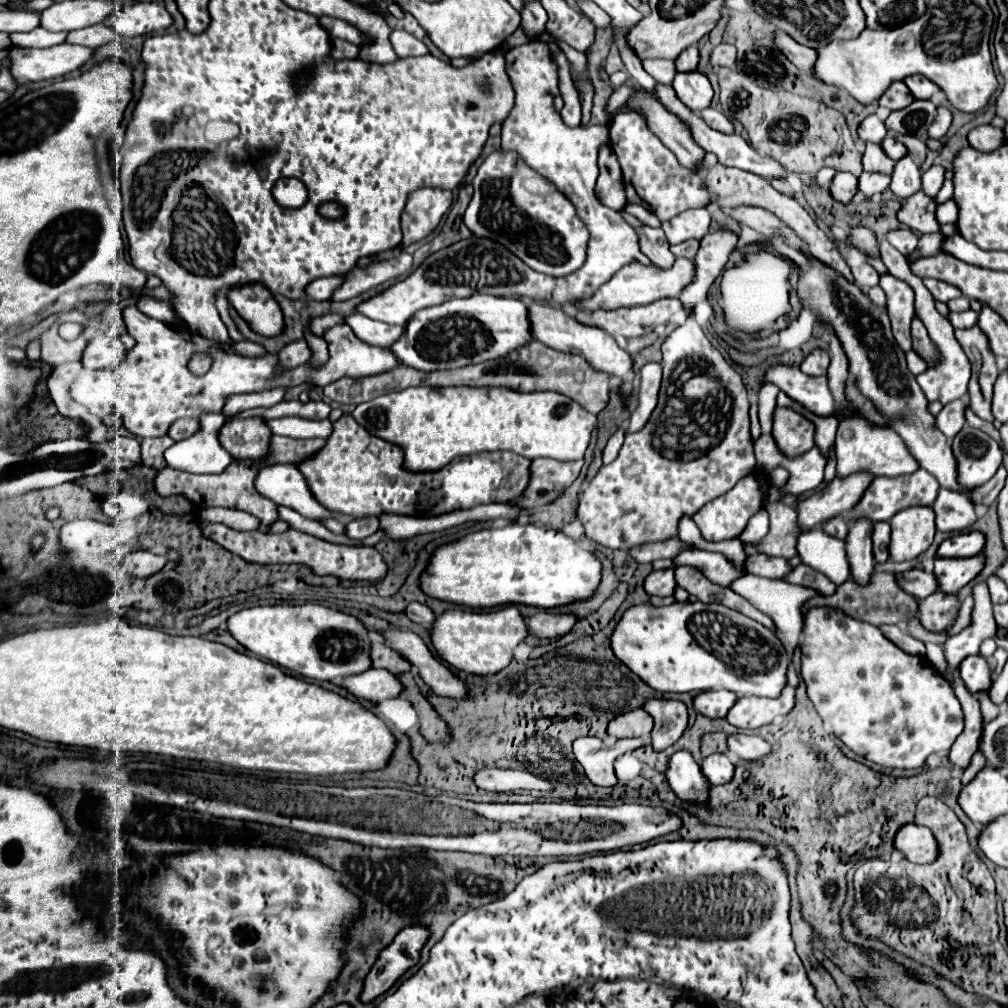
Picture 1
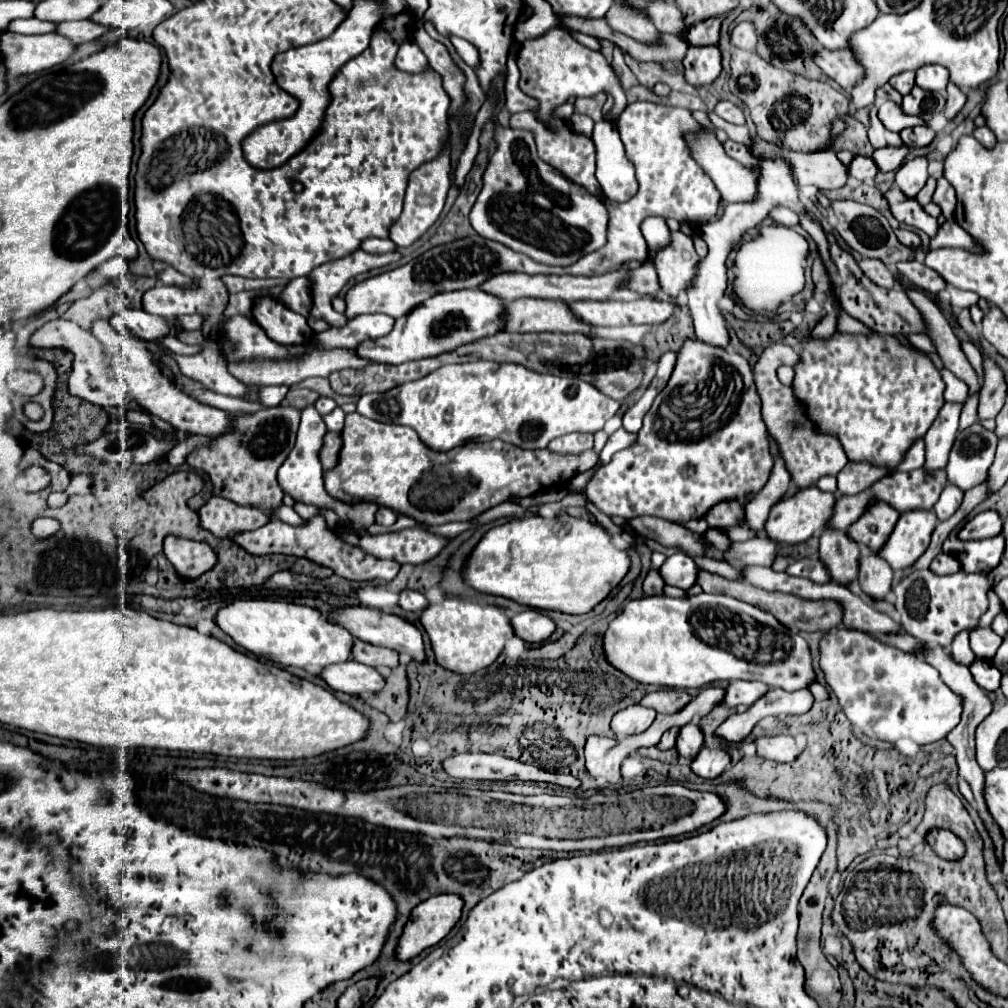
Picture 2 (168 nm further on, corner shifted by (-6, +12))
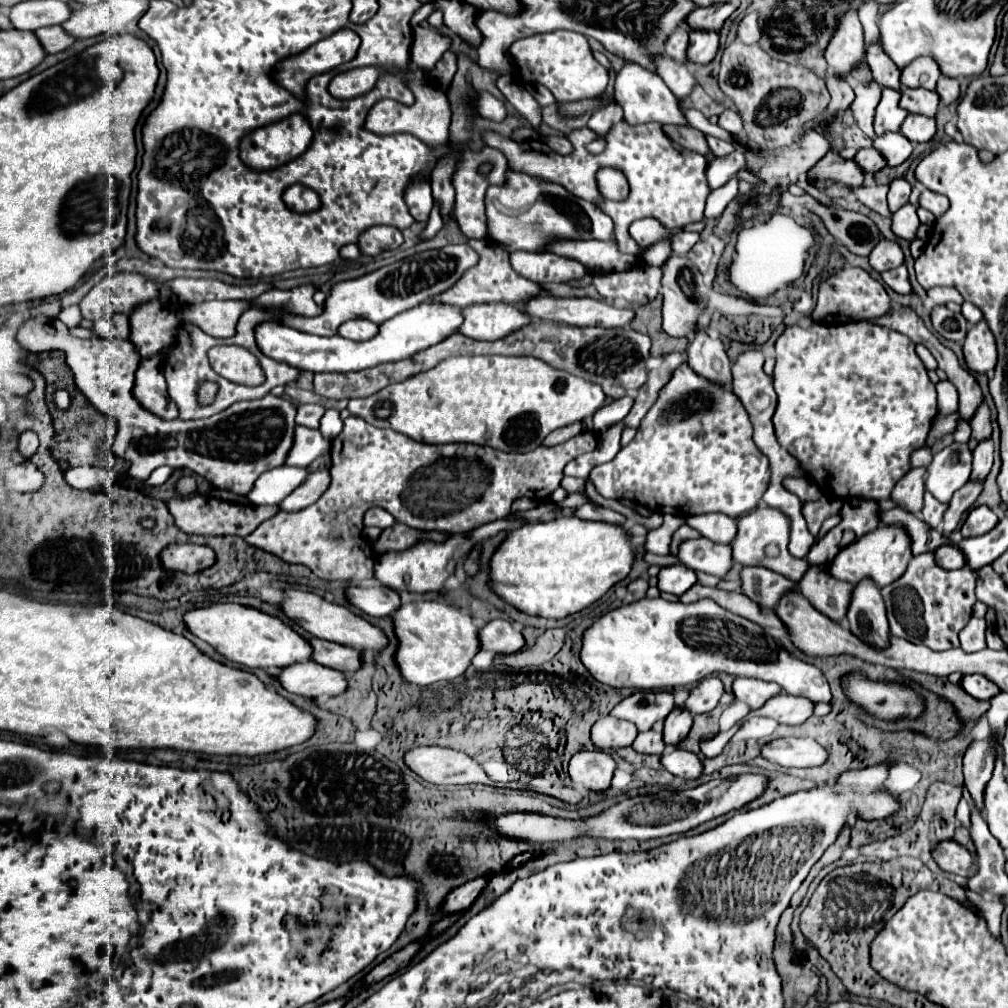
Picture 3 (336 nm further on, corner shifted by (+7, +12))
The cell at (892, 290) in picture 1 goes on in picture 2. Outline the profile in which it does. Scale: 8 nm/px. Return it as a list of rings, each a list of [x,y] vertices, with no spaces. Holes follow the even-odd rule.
[[[912,334],[912,336],[908,336],[908,340],[910,340],[916,348],[920,348],[920,350],[924,350],[924,352],[928,352],[928,354],[936,354],[936,346],[934,346],[934,342],[932,342],[928,336],[924,336],[924,334]]]

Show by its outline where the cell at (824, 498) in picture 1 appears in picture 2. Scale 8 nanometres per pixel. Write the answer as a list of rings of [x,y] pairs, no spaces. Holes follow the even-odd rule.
[[[816,486],[804,490],[804,492],[796,492],[790,498],[780,500],[778,504],[772,506],[770,516],[764,524],[766,536],[770,542],[774,542],[776,546],[796,546],[806,542],[816,528],[822,528],[826,524],[826,520],[832,516],[832,508],[834,508],[834,494],[828,492],[820,492]]]

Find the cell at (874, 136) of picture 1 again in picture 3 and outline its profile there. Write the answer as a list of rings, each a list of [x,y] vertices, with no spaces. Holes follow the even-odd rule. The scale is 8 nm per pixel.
[[[883,88],[883,96],[875,110],[875,122],[873,122],[877,136],[883,136],[885,132],[899,132],[899,126],[909,114],[907,110],[899,108],[899,98],[901,94],[897,90]]]

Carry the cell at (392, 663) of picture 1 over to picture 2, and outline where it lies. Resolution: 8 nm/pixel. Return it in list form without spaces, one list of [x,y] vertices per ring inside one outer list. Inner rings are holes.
[[[356,640],[352,644],[352,660],[372,666],[372,668],[380,668],[380,666],[388,666],[388,668],[396,668],[398,666],[398,654],[380,646],[370,646],[364,644],[360,640]]]

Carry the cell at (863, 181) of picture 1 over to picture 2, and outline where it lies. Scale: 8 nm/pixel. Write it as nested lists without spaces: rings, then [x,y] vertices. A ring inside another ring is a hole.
[[[902,144],[902,146],[884,146],[884,148],[878,148],[872,154],[872,158],[876,160],[876,164],[882,172],[890,172],[890,170],[898,170],[904,164],[908,150],[910,148],[906,144]]]

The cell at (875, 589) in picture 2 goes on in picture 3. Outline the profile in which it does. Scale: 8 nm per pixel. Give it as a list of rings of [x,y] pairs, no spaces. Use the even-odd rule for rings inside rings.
[[[861,580],[859,584],[855,584],[847,618],[851,632],[855,632],[855,636],[859,636],[861,640],[879,648],[889,644],[885,604],[881,598],[881,590],[875,588],[871,580]]]

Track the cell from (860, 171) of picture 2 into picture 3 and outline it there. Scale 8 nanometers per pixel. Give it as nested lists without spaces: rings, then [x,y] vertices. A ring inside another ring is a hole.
[[[875,148],[859,150],[855,154],[855,162],[859,164],[859,168],[863,168],[863,172],[879,172],[881,168],[887,166],[885,160],[883,160],[883,156]]]

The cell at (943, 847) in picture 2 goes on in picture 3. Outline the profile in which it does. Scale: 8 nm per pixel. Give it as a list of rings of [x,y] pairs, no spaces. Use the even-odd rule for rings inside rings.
[[[943,840],[939,842],[939,846],[933,850],[933,860],[937,862],[937,866],[945,872],[953,872],[953,874],[961,874],[961,876],[969,876],[967,868],[973,862],[973,856],[957,842],[953,840]]]

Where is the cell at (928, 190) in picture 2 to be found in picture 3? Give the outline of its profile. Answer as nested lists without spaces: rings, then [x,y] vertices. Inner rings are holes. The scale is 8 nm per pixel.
[[[907,202],[903,208],[899,208],[893,214],[893,226],[891,226],[891,230],[899,238],[905,238],[905,240],[913,240],[915,238],[915,232],[917,232],[917,226],[919,226],[919,218],[917,218],[915,210],[917,210],[917,206],[913,206],[911,202]]]

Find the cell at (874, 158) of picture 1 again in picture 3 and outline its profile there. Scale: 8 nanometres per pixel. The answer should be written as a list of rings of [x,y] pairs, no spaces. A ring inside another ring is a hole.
[[[871,82],[869,86],[855,84],[853,90],[855,90],[855,100],[851,104],[851,112],[853,112],[859,128],[863,130],[863,134],[869,138],[875,138],[873,114],[879,104],[879,98],[881,98],[881,86],[877,82]]]

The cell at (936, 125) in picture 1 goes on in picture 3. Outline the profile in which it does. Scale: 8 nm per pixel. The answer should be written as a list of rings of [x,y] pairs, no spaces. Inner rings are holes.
[[[941,76],[939,82],[937,82],[937,94],[939,94],[941,102],[943,102],[945,106],[949,106],[951,102],[955,102],[955,100],[959,98],[959,80]]]

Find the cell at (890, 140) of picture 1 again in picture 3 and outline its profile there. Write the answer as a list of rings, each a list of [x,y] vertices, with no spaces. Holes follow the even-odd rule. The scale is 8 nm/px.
[[[909,114],[901,124],[901,134],[911,142],[929,142],[935,134],[935,118]]]

